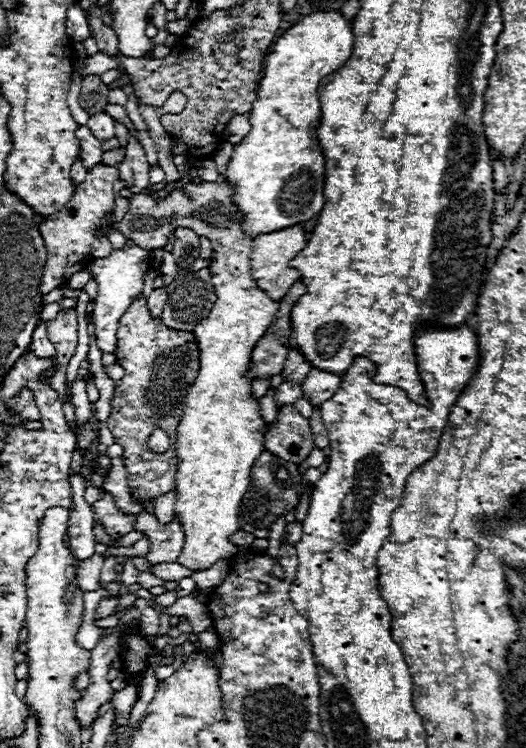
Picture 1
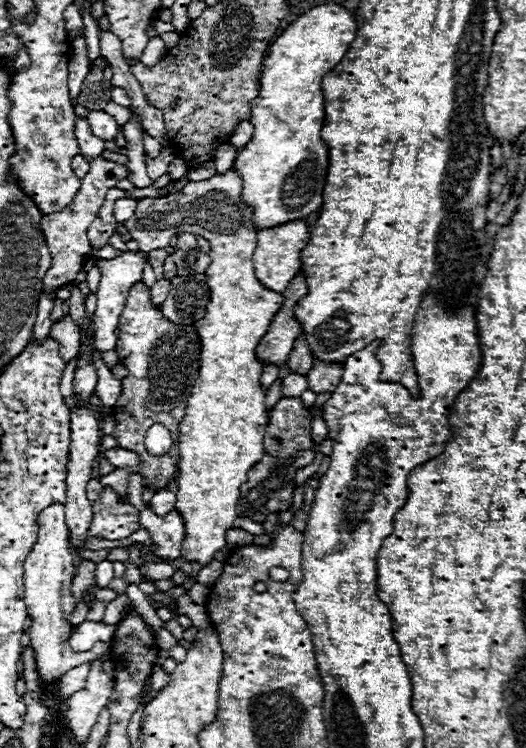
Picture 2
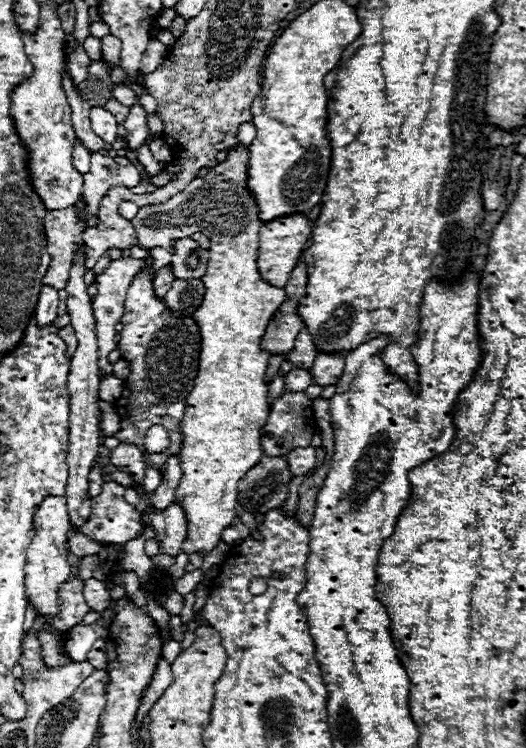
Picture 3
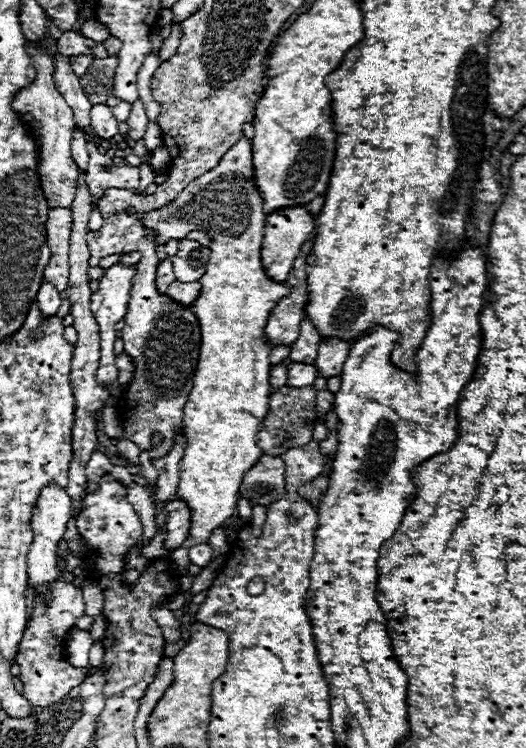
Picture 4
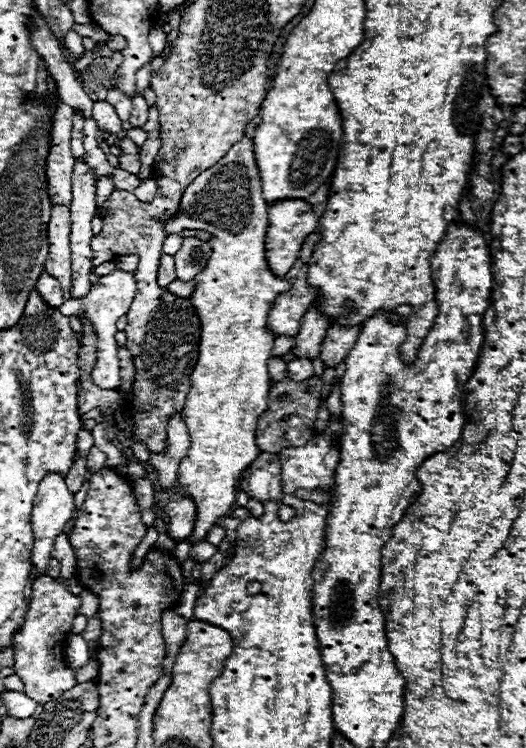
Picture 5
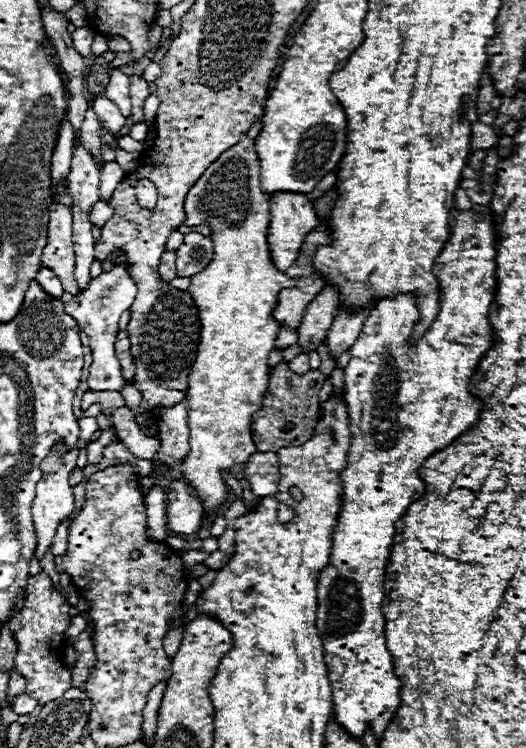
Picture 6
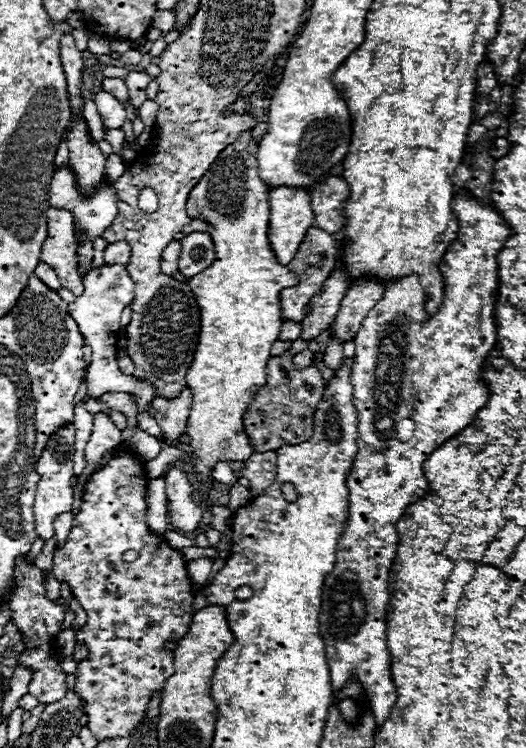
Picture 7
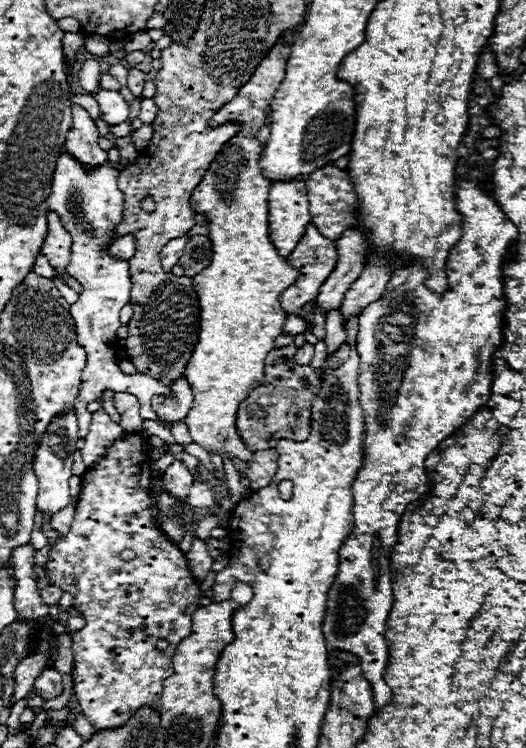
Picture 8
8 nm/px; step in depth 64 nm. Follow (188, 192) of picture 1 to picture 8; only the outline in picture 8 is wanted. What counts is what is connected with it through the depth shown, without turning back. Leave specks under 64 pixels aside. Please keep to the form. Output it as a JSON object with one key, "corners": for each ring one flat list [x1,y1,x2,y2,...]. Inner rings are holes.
{"corners":[[280,40,272,52,260,62,260,68,252,74,252,80,240,88,240,92,216,112,212,118,212,124,228,124,228,120,240,120,240,132,234,136,234,140,228,140,218,154,216,160,210,164,208,172,204,174,204,180,196,186,190,198,190,206,196,214,204,214,209,224,208,237,212,242,212,260,210,270,212,272,200,272,192,278,198,300,200,300,200,340,192,352,192,360,188,360,188,370,184,370,186,380,190,382,190,388,194,392,194,406,190,408,186,416,186,426,190,430,190,436,196,444,200,444,208,452,228,452,234,458,243,461,252,460,253,452,246,448,246,444,240,440,236,432,236,410,238,404,248,396,250,388,256,388,264,380,264,358,274,348,276,336,282,334,286,312,282,310,278,296,296,282,298,272,288,264,286,258,278,256,278,250,270,242,268,234,268,190,270,180,262,176,260,168,260,156,262,156,262,144,256,140,258,128,266,124,268,108,274,92,278,90,280,82,284,80,286,62,288,58,282,56,284,48,288,46,288,40]]}

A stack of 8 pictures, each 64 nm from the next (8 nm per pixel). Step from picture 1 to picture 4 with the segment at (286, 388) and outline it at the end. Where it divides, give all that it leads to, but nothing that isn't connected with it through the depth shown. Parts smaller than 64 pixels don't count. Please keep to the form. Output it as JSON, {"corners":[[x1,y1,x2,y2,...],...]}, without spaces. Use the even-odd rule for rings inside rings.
{"corners":[[290,364,288,366,288,384,294,388,308,386,316,378,316,368,312,364]]}

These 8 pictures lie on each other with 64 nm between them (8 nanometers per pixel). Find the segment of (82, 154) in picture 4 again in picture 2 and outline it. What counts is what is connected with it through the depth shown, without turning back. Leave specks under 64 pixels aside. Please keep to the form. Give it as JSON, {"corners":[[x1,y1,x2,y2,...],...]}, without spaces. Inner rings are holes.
{"corners":[[76,154,74,158,72,158,72,170,74,170,74,174,78,176,78,178,84,178,84,174,88,172,88,160,82,156,82,154]]}

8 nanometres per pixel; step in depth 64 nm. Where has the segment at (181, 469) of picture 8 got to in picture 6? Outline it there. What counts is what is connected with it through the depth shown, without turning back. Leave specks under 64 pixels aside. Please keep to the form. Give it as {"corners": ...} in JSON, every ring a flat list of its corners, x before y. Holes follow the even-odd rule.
{"corners":[[182,478,172,480,166,504,168,530,180,536,194,534,202,524,202,512,202,504,196,496,192,496,190,486]]}

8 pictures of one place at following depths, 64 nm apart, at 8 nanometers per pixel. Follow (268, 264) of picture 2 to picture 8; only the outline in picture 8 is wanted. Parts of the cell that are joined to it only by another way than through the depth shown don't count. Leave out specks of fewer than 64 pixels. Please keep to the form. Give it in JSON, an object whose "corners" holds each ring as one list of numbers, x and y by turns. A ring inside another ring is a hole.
{"corners":[[304,180,272,181,268,210,271,242,276,244,280,256,288,258,312,220]]}

